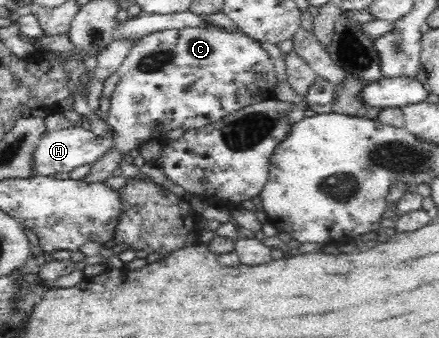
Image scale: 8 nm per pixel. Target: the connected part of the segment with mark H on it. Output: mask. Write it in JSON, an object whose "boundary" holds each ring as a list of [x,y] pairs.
{"boundary":[[[78,126],[59,131],[45,131],[36,139],[31,159],[33,176],[54,177],[57,173],[70,173],[77,167],[93,165],[101,156],[105,156],[111,147],[111,140],[96,137],[90,130],[86,131]]]}

